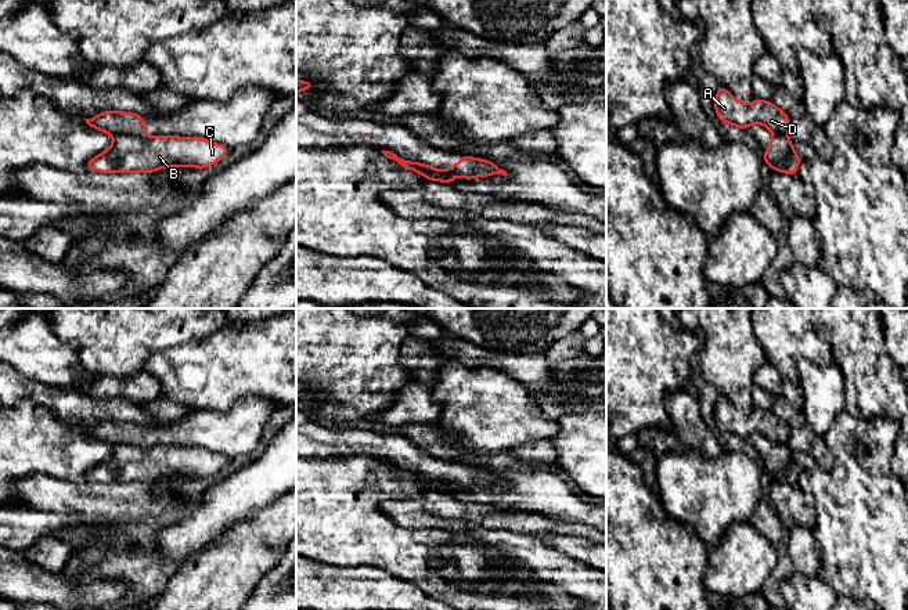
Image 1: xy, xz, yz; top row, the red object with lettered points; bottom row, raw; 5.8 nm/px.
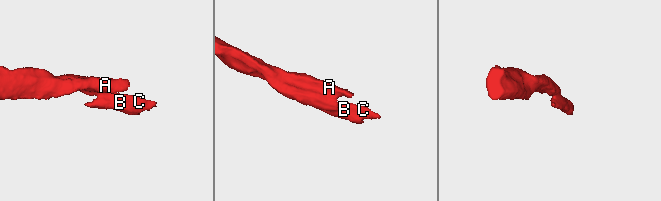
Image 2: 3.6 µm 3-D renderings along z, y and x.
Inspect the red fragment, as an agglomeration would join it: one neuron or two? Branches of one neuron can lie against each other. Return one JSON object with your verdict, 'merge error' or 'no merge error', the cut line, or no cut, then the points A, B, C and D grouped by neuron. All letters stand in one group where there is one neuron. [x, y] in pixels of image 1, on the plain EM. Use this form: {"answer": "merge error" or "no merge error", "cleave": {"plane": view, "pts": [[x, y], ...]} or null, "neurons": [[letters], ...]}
{"answer": "merge error", "cleave": {"plane": "xy", "pts": [[144, 446], [118, 444], [115, 447]]}, "neurons": [["A", "D"], ["B", "C"]]}

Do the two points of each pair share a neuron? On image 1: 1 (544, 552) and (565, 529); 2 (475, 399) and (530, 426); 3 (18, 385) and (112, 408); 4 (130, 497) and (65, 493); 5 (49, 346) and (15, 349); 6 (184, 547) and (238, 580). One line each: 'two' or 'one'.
1: two
2: one
3: one
4: one
5: one
6: two

